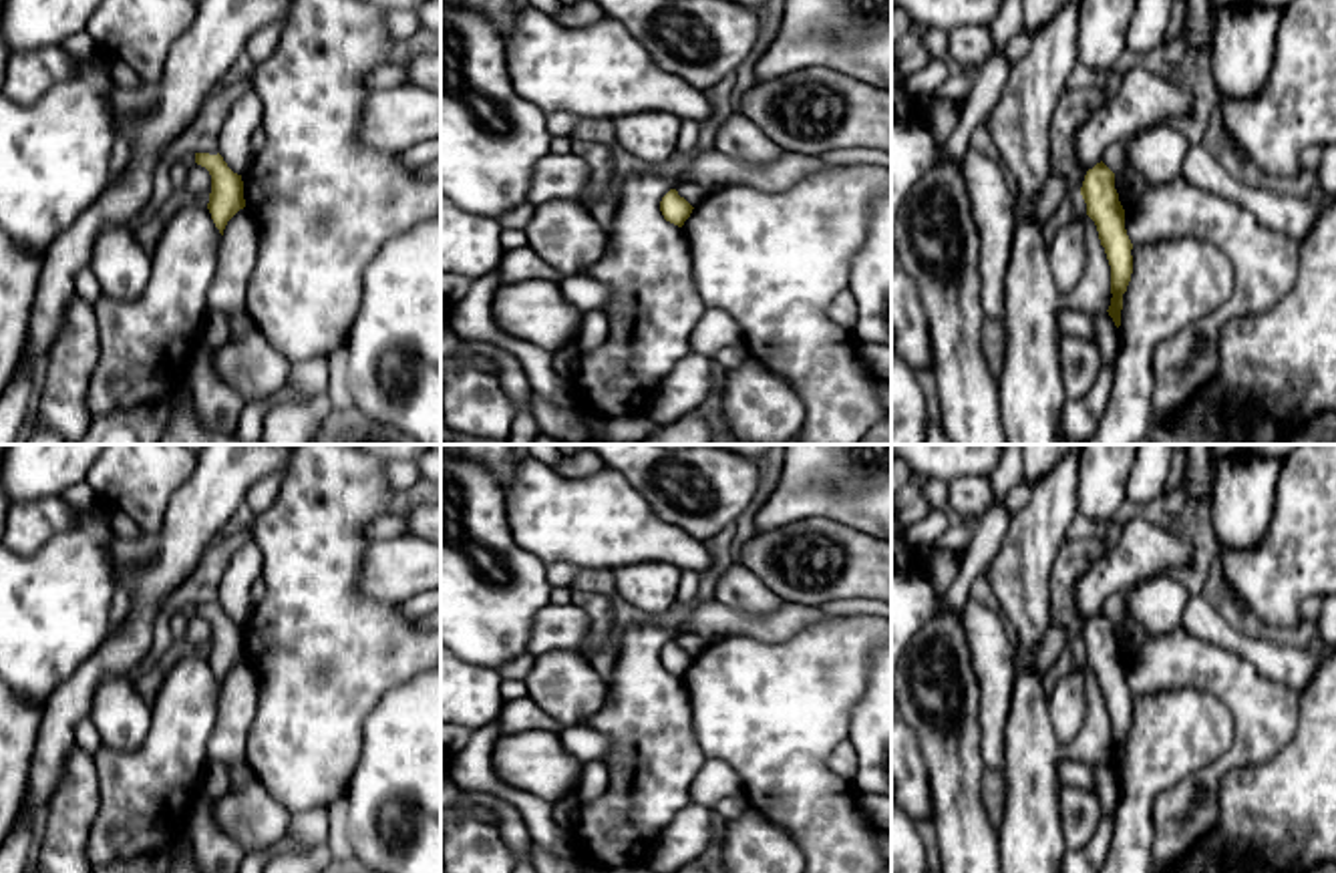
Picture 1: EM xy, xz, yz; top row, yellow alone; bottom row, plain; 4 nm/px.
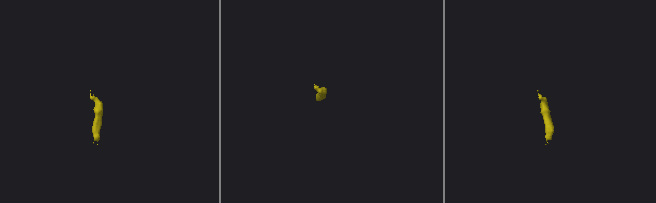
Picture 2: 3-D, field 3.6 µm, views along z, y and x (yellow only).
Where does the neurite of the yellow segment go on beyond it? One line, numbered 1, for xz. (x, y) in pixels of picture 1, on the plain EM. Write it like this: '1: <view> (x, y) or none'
1: none

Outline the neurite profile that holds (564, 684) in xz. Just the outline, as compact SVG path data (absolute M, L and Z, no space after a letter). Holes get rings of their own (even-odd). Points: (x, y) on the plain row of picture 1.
M547 652L525 678L527 696L549 714L557 730L586 726L606 704L610 686L594 670L588 652Z

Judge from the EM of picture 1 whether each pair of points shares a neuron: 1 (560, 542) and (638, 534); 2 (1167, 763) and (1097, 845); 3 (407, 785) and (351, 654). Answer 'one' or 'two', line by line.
1: one
2: two
3: two

